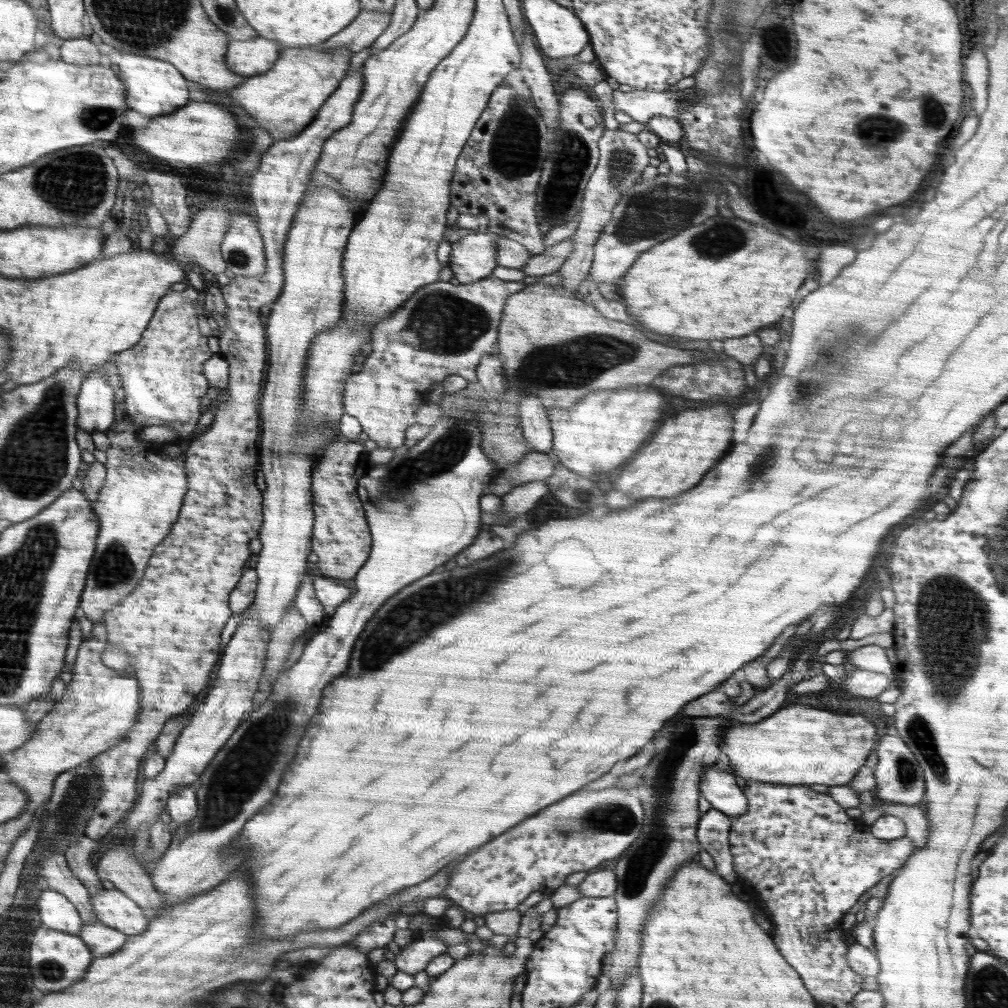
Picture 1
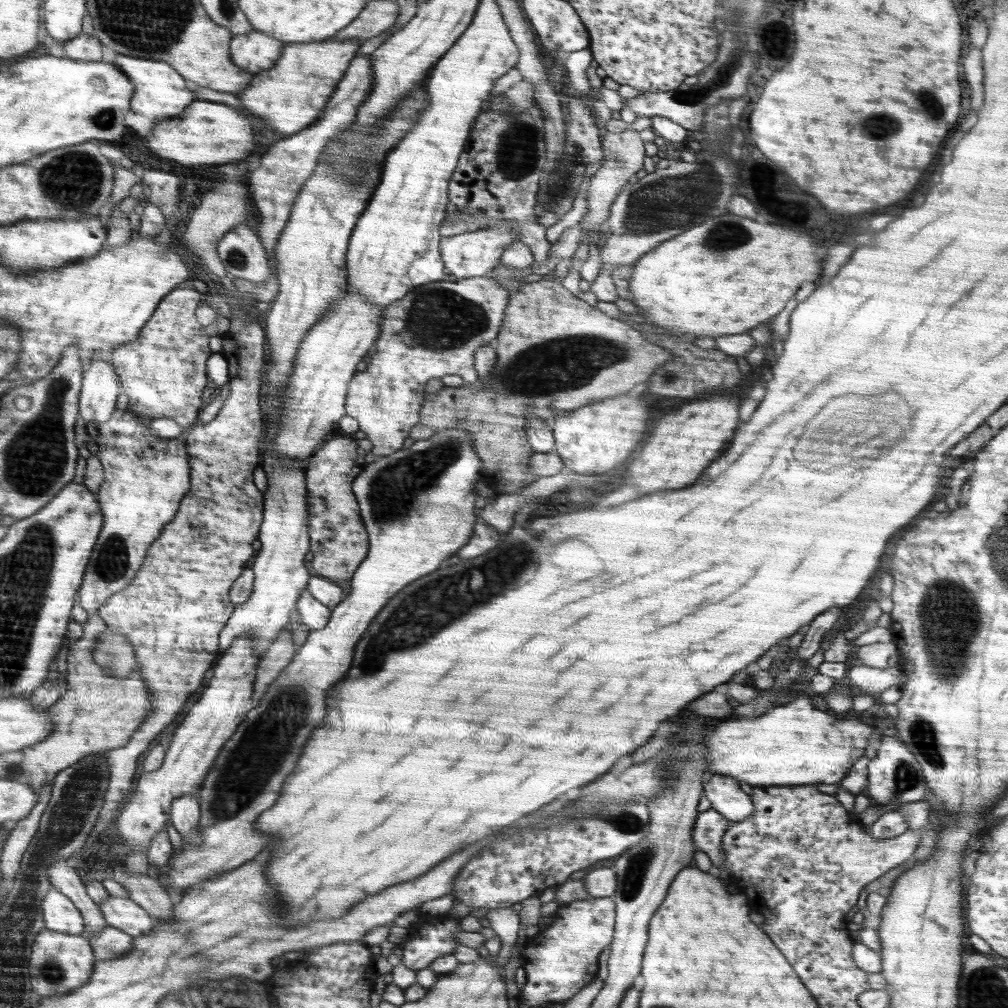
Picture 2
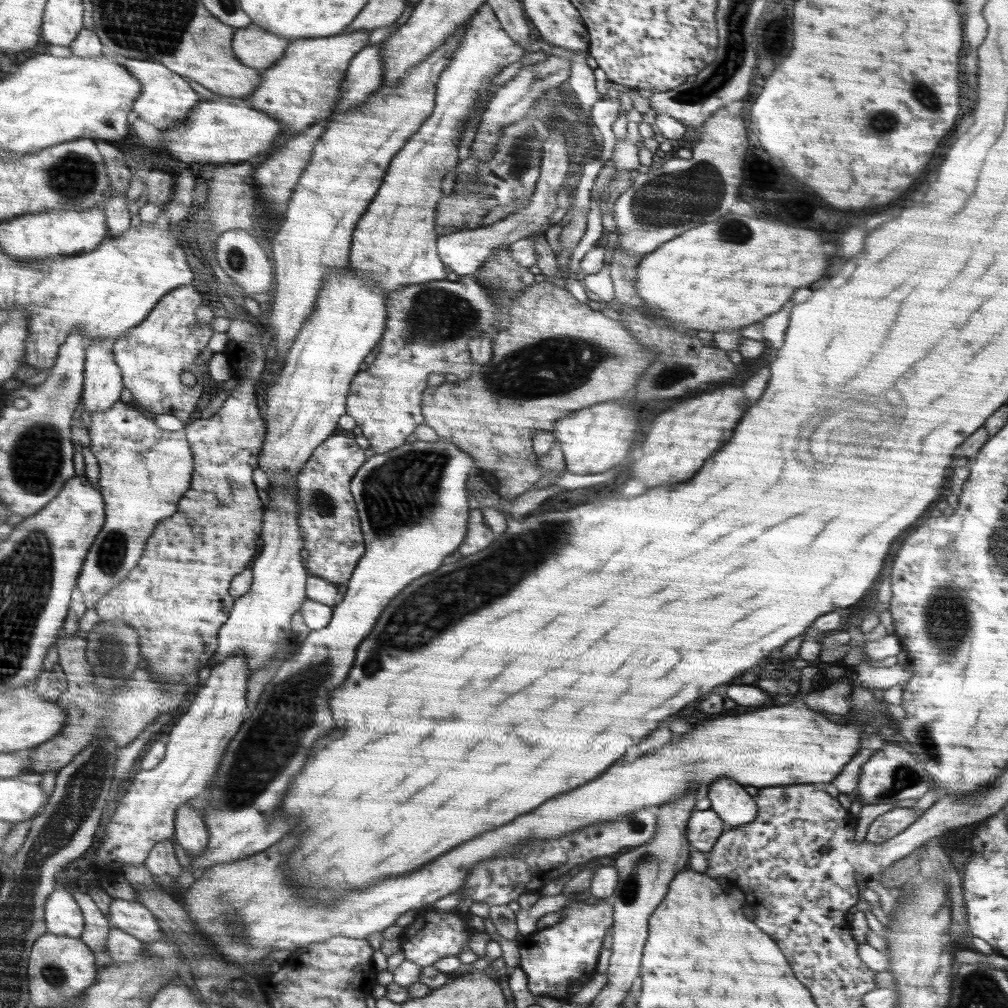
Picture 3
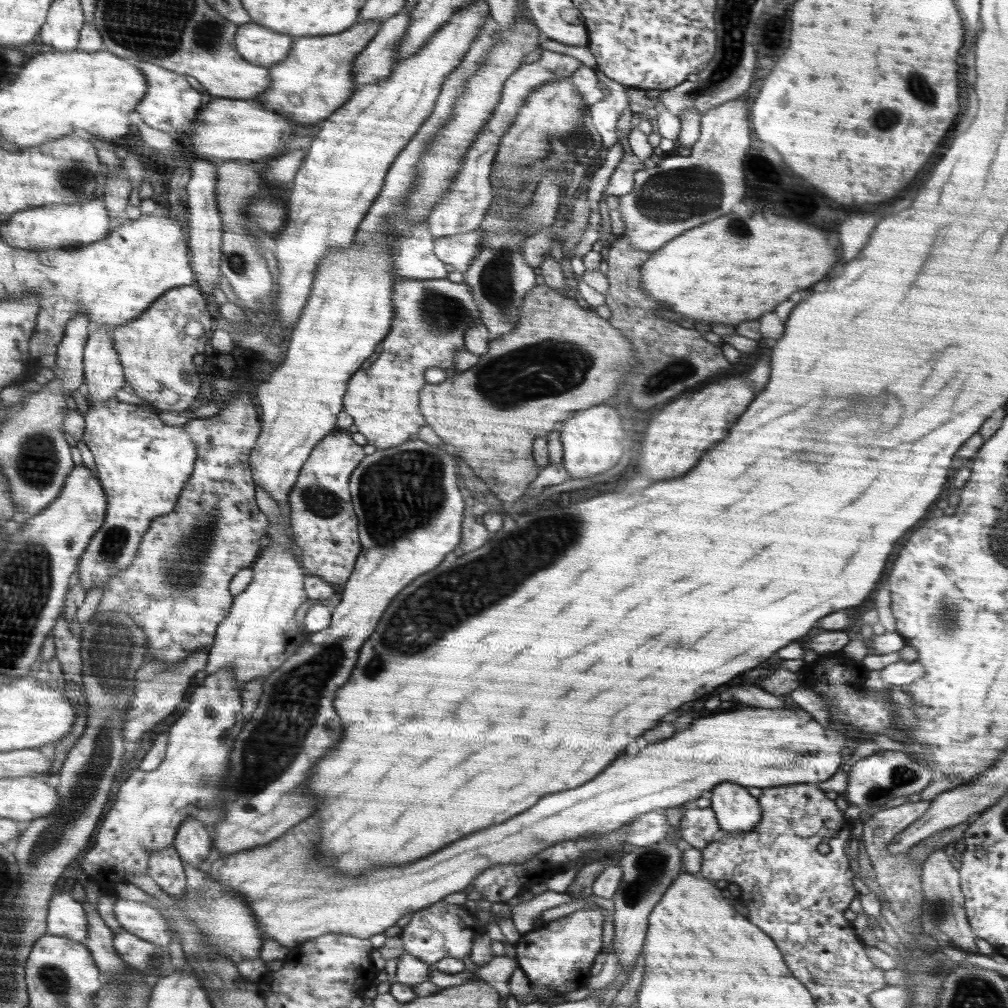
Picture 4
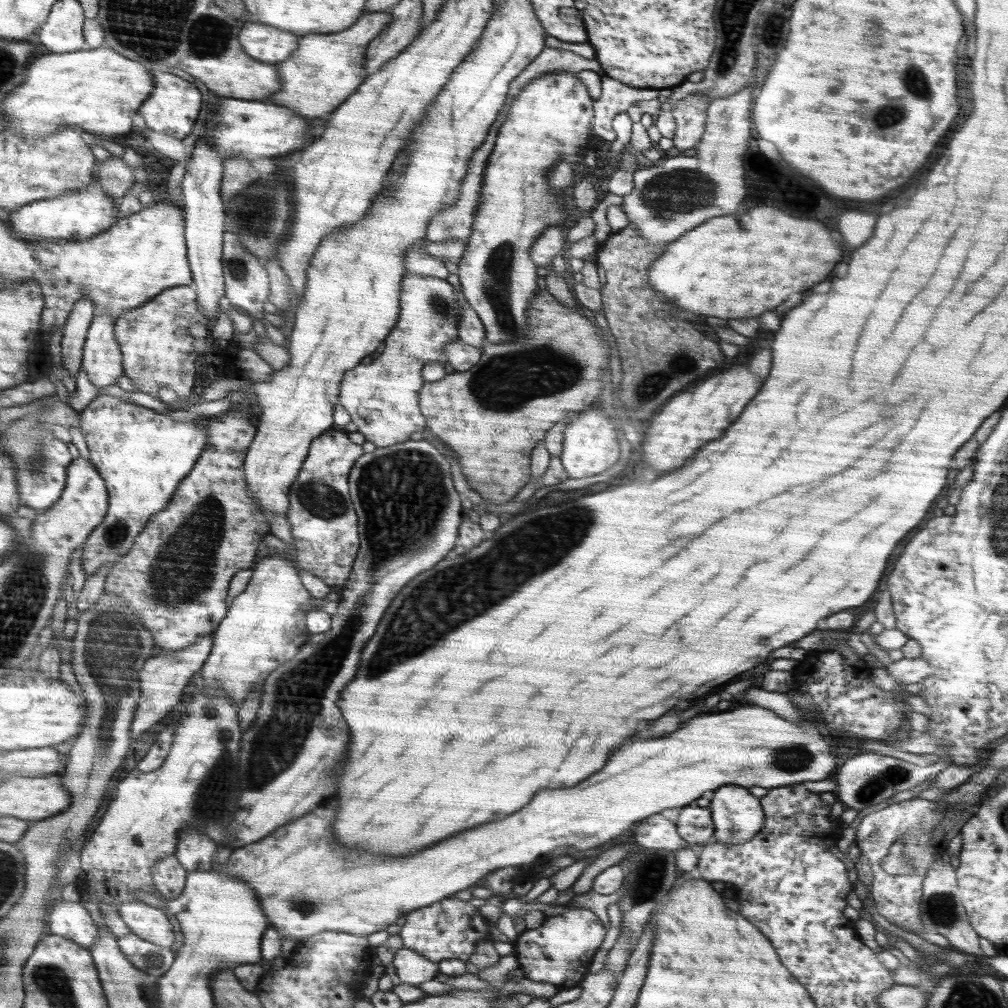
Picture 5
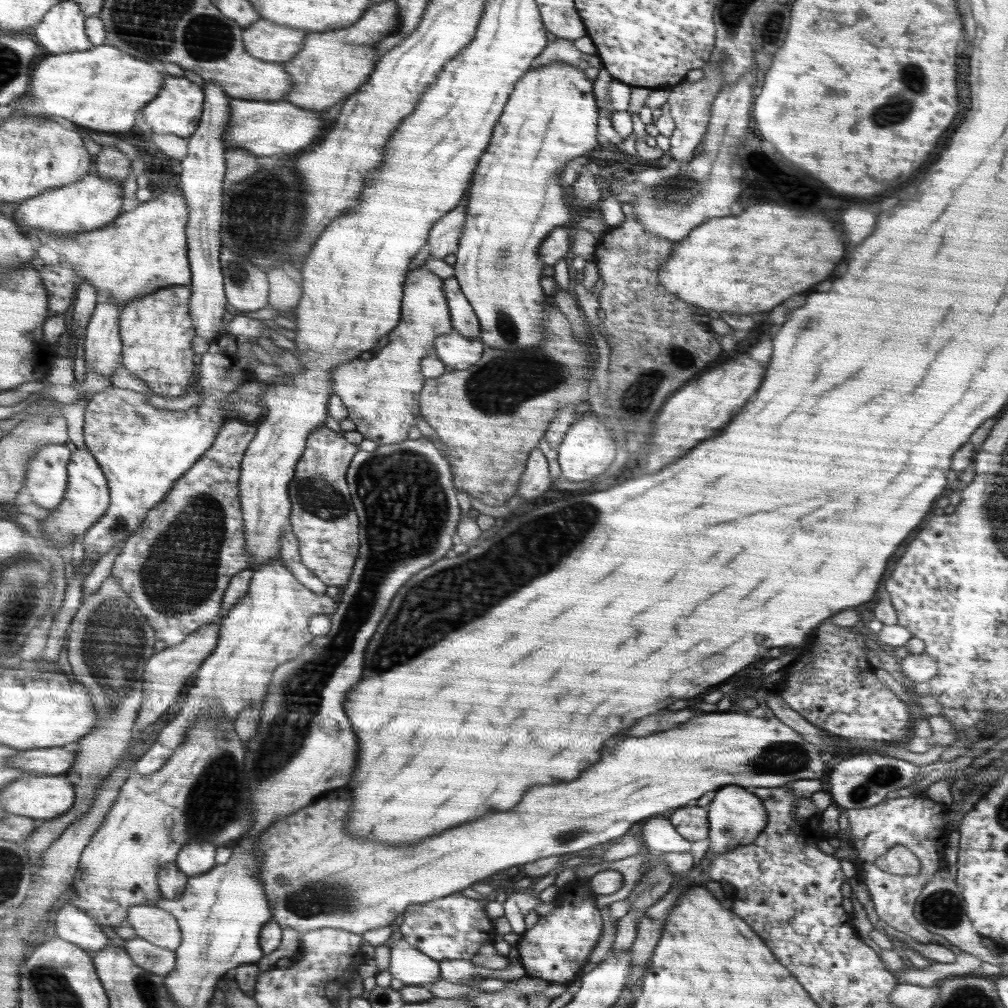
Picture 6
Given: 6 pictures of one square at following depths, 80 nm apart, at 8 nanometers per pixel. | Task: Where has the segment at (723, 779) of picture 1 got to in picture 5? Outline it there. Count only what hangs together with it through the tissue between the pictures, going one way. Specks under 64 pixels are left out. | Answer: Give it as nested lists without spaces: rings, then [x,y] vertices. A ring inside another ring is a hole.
[[[738,785],[716,789],[709,810],[716,842],[729,845],[750,840],[763,828],[766,820],[760,800]]]

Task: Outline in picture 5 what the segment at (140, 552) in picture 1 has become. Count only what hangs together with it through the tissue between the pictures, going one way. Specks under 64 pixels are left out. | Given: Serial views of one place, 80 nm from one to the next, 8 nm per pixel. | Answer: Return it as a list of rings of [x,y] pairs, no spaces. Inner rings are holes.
[[[99,395],[81,410],[79,416],[81,431],[90,453],[89,460],[99,469],[110,492],[110,508],[103,522],[92,530],[92,538],[87,538],[88,546],[84,546],[82,552],[82,568],[88,577],[99,572],[105,564],[114,565],[132,550],[138,533],[144,530],[150,516],[167,508],[172,494],[194,468],[194,463],[202,456],[210,439],[200,417],[188,422],[174,421],[167,414],[114,396]]]

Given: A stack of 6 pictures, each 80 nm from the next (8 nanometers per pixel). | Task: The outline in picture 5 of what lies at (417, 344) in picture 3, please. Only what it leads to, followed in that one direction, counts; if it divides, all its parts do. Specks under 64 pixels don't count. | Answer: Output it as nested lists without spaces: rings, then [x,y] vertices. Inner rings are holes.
[[[404,278],[399,322],[384,341],[383,352],[372,357],[372,364],[347,370],[341,382],[339,404],[348,411],[365,440],[386,448],[406,442],[412,432],[426,428],[426,418],[418,408],[418,390],[424,384],[420,372],[429,362],[446,364],[444,348],[459,338],[460,312],[458,290],[447,278]]]

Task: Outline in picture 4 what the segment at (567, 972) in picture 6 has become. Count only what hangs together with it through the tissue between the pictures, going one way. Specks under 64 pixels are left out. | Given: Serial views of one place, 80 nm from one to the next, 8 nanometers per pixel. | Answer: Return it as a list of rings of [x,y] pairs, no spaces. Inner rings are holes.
[[[600,907],[577,910],[572,914],[567,914],[564,918],[549,922],[540,929],[524,933],[515,943],[515,958],[518,966],[524,971],[532,985],[555,989],[557,995],[562,996],[565,993],[574,992],[578,988],[586,987],[592,976],[590,973],[592,962],[602,950],[602,926],[605,923],[605,916],[609,915],[606,909],[601,909]]]

